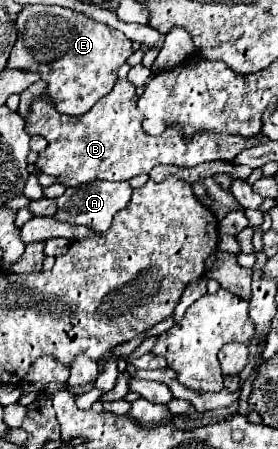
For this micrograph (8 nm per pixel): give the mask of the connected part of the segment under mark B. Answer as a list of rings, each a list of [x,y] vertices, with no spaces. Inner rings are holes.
[[[119,79],[111,93],[101,97],[85,115],[59,115],[57,109],[43,97],[35,97],[31,113],[25,121],[27,133],[43,135],[49,145],[39,153],[37,167],[57,177],[65,187],[81,185],[93,179],[107,181],[127,181],[135,175],[149,173],[155,165],[175,165],[175,167],[195,167],[203,161],[231,161],[239,151],[253,145],[251,137],[213,137],[213,133],[197,133],[191,143],[185,143],[181,129],[173,127],[167,133],[151,137],[141,129],[141,113],[133,103],[135,87],[127,79]],[[123,175],[123,177],[121,177]]]

